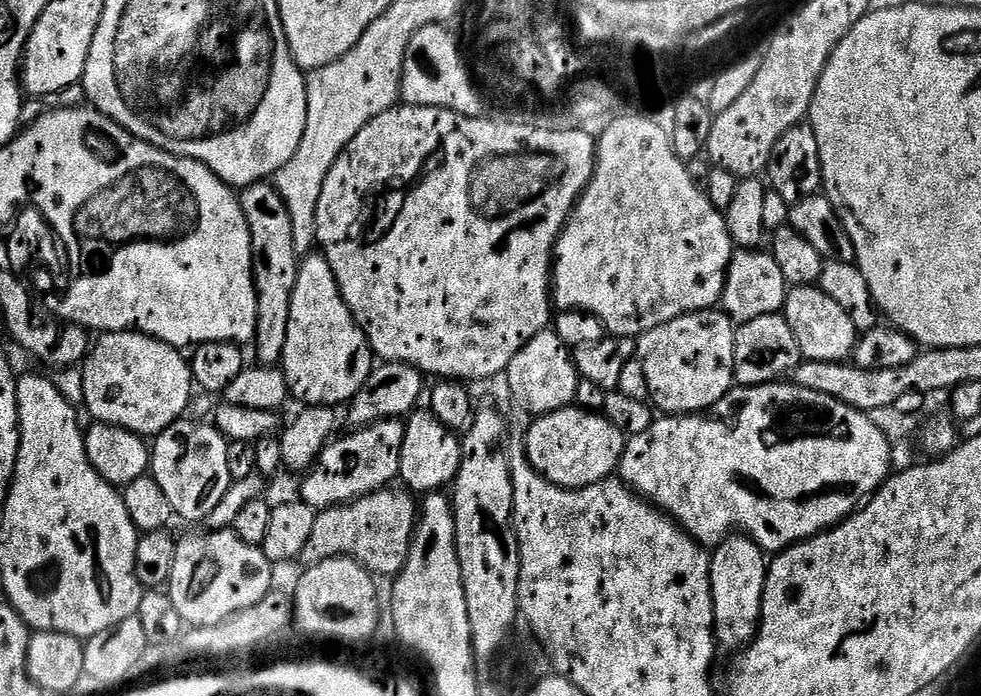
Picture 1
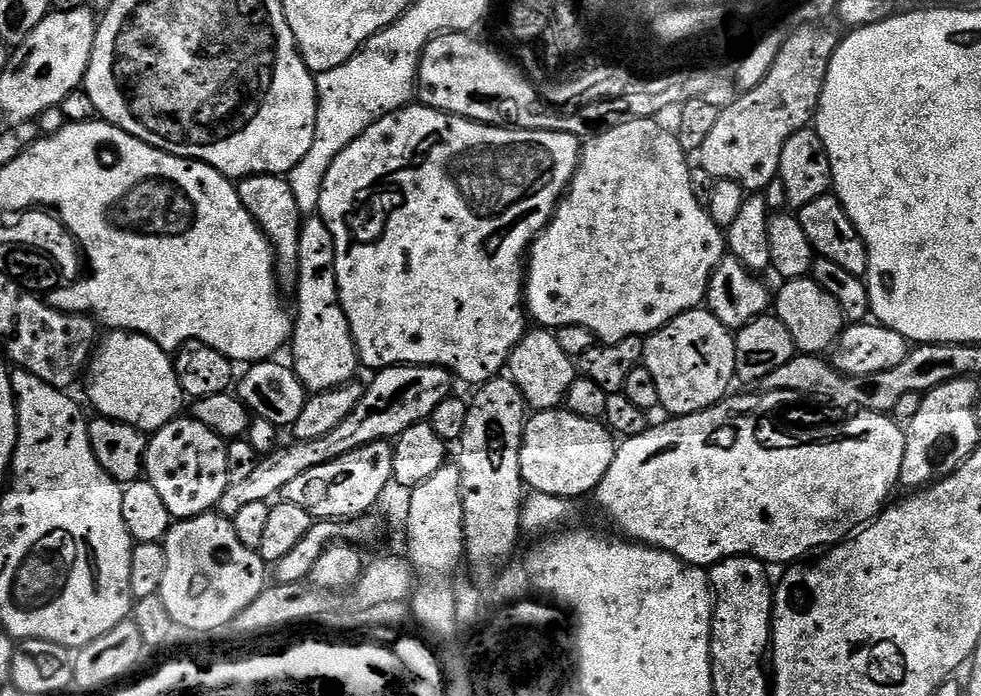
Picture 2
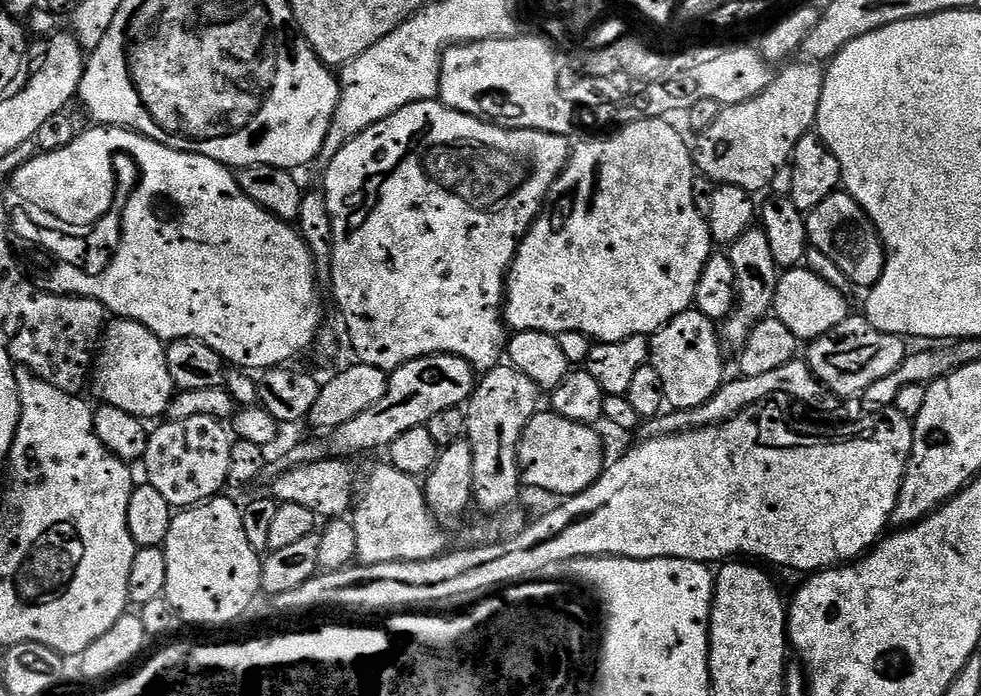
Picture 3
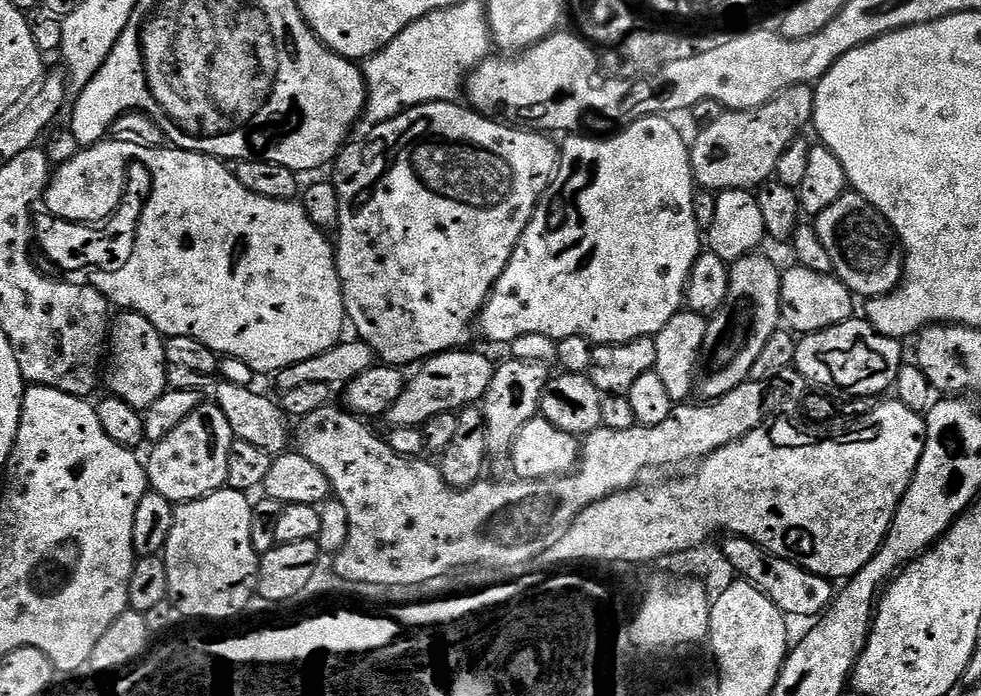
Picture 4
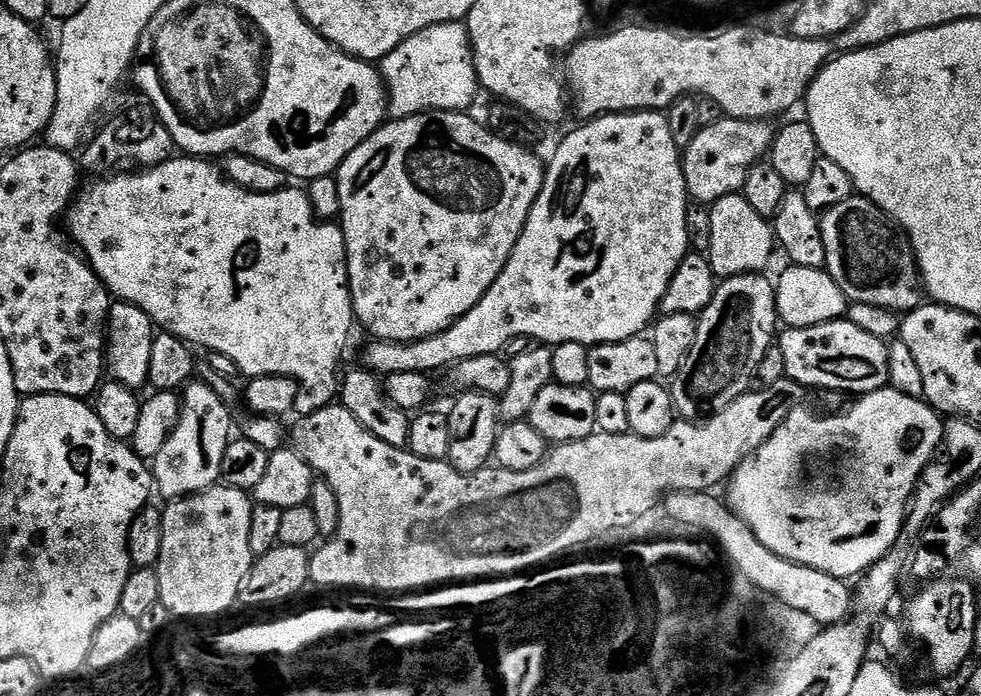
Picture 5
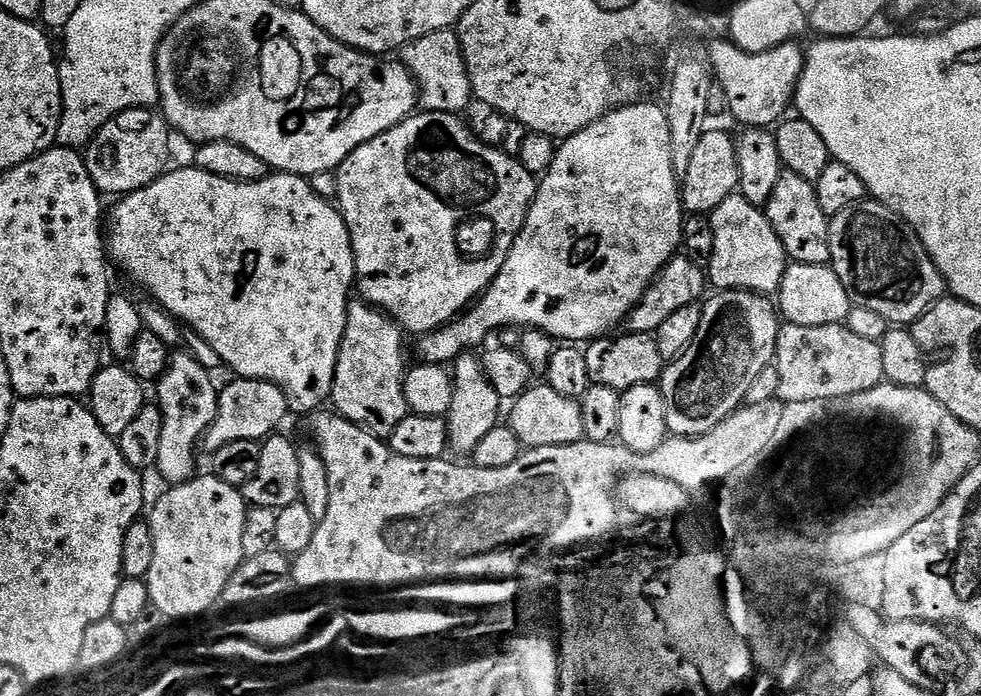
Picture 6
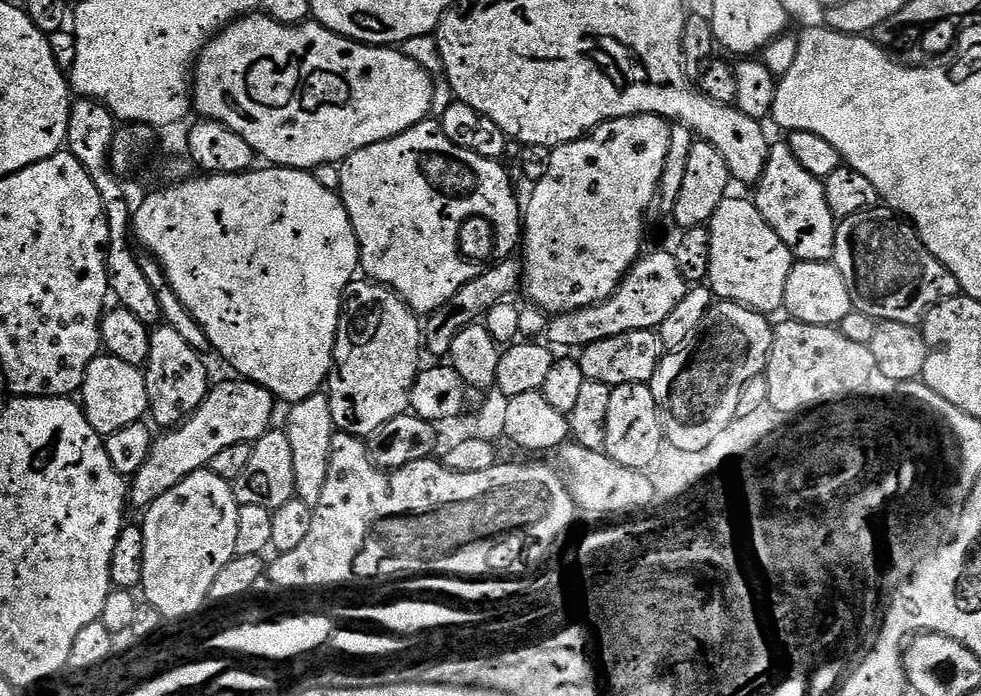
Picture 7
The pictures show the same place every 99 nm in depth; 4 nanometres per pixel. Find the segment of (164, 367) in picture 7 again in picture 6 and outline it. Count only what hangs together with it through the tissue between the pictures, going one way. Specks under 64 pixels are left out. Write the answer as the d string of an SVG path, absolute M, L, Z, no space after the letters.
M180 350L176 353L169 359L168 368L154 384L157 396L155 399L160 413L164 415L162 443L158 446L154 468L155 471L160 471L162 479L168 480L169 485L185 484L197 475L196 448L198 452L209 426L218 414L220 401L218 384L212 381L213 373L205 369L191 352Z

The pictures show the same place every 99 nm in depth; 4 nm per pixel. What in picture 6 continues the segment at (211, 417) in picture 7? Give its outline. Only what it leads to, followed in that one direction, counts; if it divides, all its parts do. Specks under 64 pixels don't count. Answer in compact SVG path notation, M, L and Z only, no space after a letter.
M232 378L228 385L219 389L220 401L218 414L209 426L207 434L202 441L203 451L211 454L222 450L226 442L246 442L247 440L265 441L277 431L280 419L290 409L290 402L286 394L276 384L265 380L246 380Z

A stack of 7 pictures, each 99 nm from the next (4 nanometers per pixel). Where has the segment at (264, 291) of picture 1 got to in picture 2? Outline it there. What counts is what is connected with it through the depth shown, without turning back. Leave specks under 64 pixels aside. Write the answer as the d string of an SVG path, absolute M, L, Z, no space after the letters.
M258 174L246 176L239 181L240 197L246 210L254 218L254 222L264 231L264 237L272 243L274 253L274 267L277 281L284 284L288 290L295 289L296 279L300 273L298 266L298 242L300 241L300 226L302 213L298 208L298 201L294 198L294 190L284 176Z

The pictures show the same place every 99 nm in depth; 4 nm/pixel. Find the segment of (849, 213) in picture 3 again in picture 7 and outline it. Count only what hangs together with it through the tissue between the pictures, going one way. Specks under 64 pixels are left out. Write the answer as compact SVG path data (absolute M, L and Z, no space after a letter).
M884 206L837 223L834 263L846 278L853 309L877 322L919 325L935 304L961 295L958 278L926 250L911 223Z

